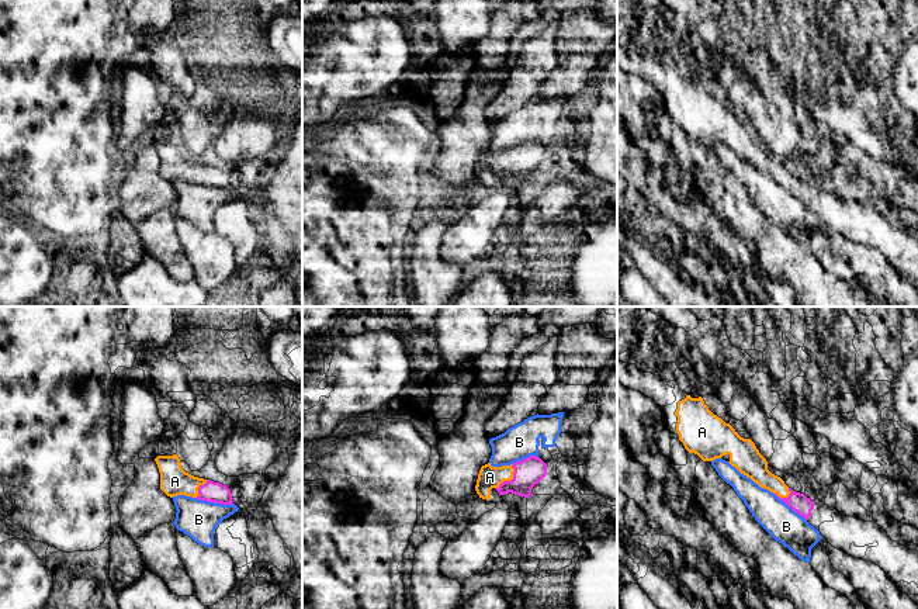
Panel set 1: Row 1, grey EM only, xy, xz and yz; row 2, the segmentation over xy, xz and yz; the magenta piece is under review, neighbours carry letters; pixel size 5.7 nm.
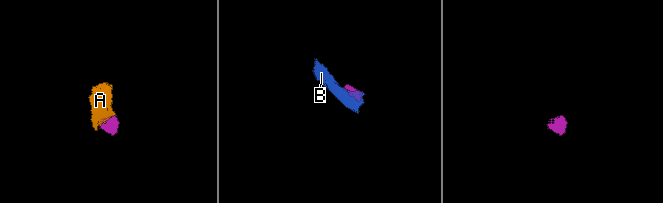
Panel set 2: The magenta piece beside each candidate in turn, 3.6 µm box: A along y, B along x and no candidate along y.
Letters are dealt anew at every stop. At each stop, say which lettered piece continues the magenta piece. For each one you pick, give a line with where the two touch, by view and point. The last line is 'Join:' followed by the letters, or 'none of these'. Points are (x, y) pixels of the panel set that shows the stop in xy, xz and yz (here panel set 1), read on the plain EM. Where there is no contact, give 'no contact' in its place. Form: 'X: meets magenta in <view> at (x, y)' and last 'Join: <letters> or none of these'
A: meets magenta in xz at (511, 165)
Join: A

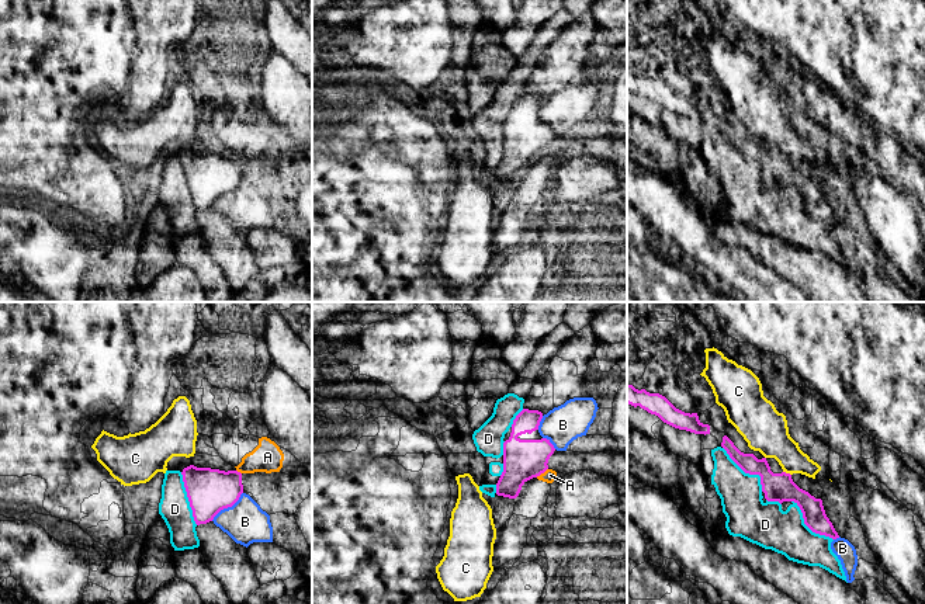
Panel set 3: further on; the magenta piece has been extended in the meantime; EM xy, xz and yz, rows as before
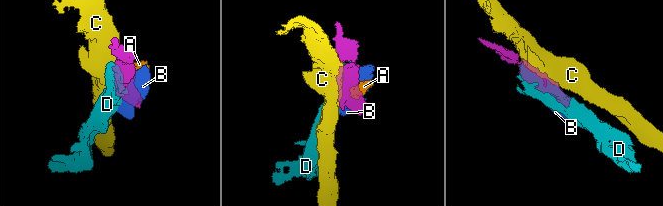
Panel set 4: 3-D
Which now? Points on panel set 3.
Join: none of these

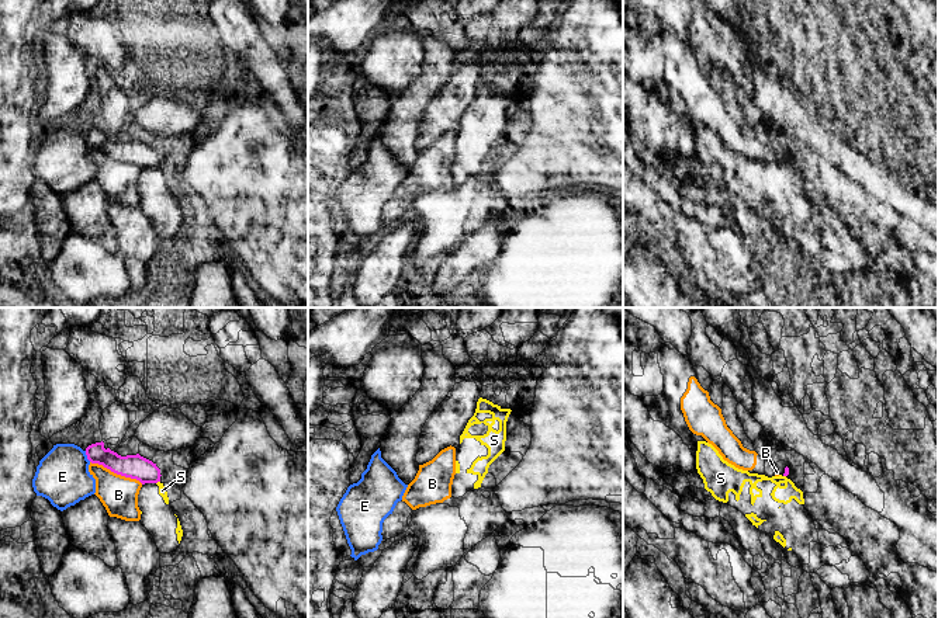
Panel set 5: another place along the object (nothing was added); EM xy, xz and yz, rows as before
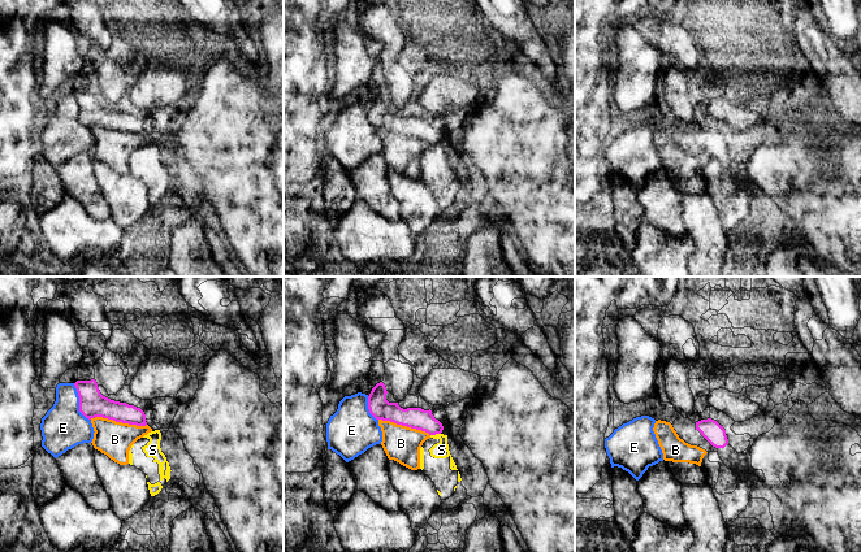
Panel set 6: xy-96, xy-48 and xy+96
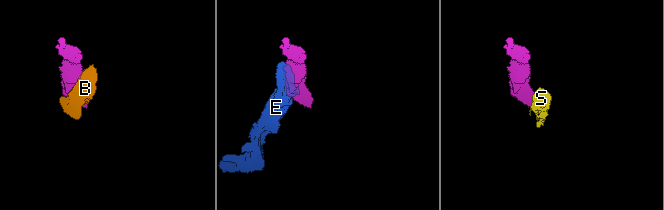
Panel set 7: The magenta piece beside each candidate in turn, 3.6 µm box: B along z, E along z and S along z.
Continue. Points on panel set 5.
Join: none of these

